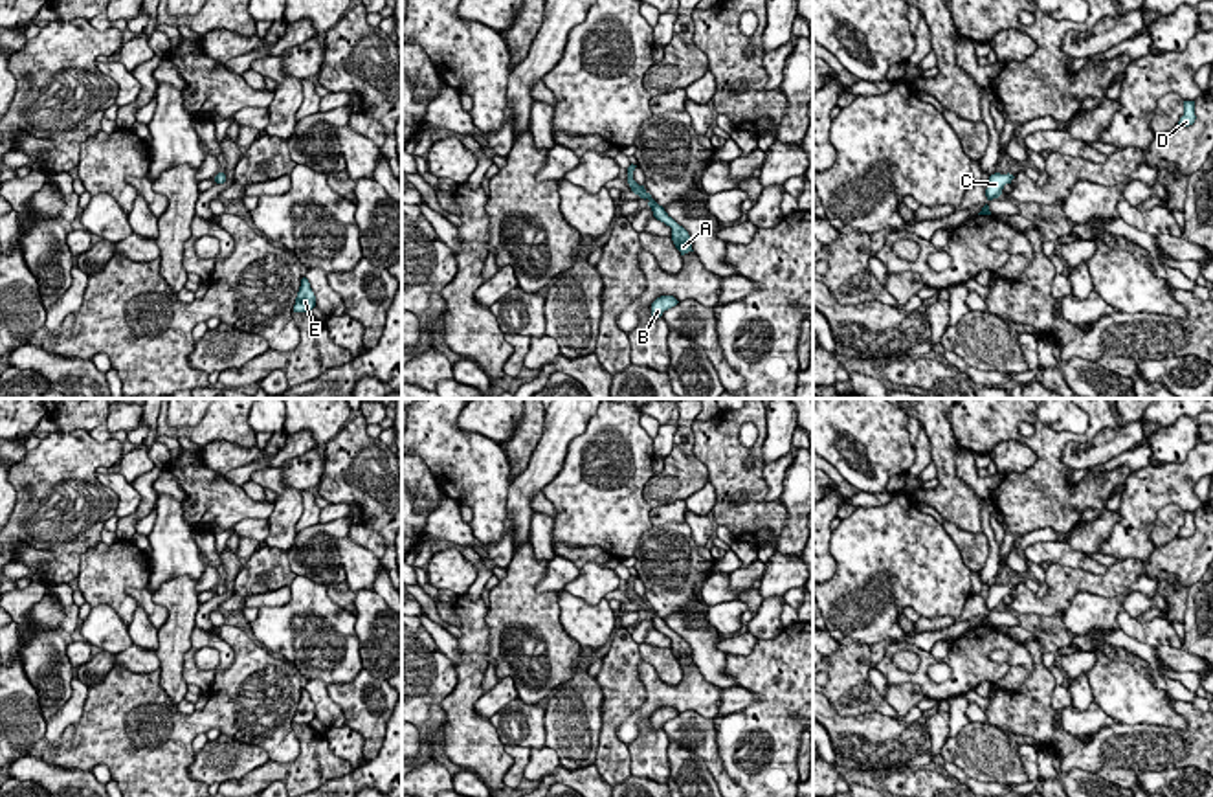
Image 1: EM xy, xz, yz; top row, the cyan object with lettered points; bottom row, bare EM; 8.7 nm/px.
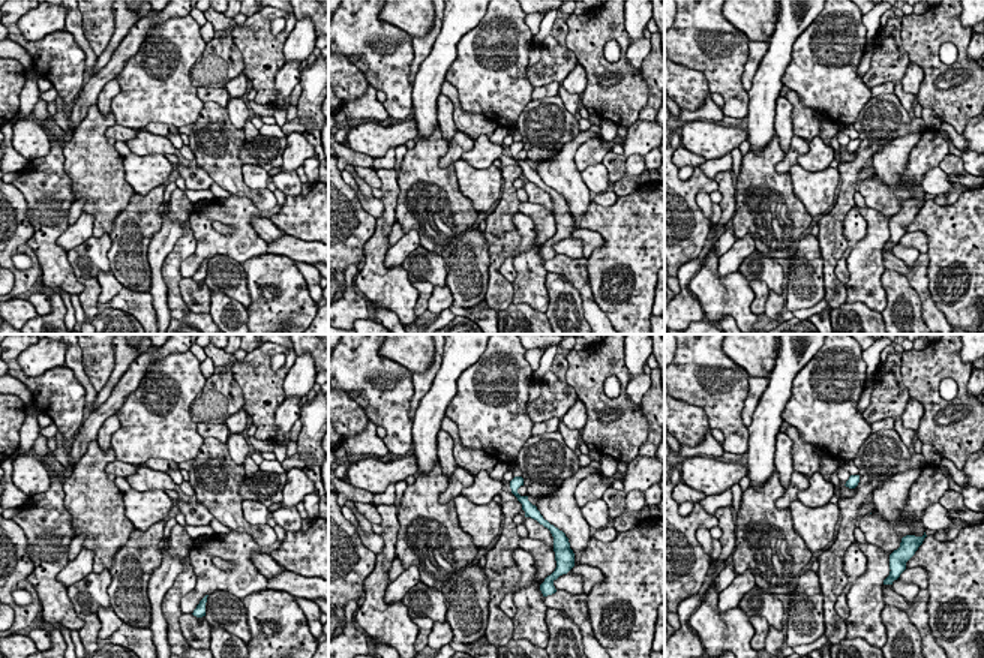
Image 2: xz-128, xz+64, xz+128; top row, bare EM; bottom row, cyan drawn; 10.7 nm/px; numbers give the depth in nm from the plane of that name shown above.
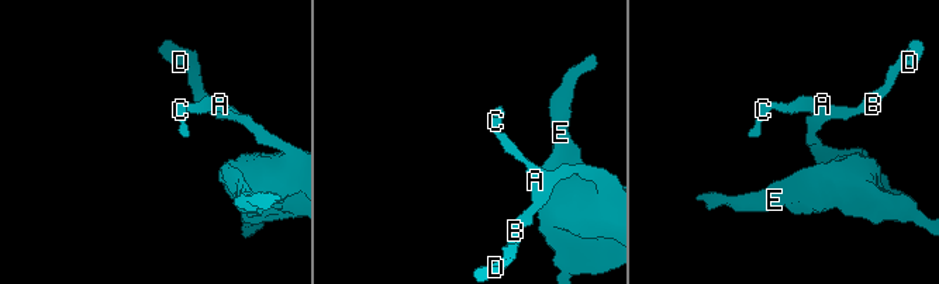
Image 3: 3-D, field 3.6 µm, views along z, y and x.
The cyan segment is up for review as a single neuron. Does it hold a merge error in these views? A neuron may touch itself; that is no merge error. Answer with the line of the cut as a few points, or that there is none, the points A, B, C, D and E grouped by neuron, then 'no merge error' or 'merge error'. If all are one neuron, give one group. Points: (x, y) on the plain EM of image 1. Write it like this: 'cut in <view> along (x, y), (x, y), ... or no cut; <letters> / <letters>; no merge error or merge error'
no cut; A B C D E; no merge error

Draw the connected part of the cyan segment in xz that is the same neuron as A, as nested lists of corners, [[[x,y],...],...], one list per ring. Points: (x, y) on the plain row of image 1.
[[[633,575],[628,578],[628,595],[629,595],[631,602],[633,602],[635,606],[639,606],[640,610],[644,610],[644,612],[648,610],[648,612],[650,612],[648,617],[651,619],[653,628],[672,639],[672,652],[673,652],[675,659],[681,663],[681,667],[684,667],[684,665],[688,665],[688,663],[694,663],[694,661],[692,661],[692,650],[690,650],[688,643],[686,643],[683,637],[679,637],[679,635],[664,623],[664,619],[659,617],[659,615],[651,610],[651,606],[644,601],[644,597],[639,597],[639,595],[633,591],[633,582],[635,582],[635,578],[637,578],[637,577],[633,577]]]

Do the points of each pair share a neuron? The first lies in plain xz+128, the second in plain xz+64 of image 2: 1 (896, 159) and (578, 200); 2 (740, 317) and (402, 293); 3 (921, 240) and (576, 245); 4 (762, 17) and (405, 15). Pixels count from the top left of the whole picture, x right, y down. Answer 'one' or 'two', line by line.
1: one
2: one
3: two
4: one

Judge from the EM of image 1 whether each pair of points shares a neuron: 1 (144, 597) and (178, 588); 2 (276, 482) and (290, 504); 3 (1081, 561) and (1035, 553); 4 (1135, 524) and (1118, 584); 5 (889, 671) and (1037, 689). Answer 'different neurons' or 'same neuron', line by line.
1: different neurons
2: same neuron
3: same neuron
4: different neurons
5: different neurons

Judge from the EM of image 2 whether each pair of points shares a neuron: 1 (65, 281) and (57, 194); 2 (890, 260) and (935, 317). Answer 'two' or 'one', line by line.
1: one
2: one

